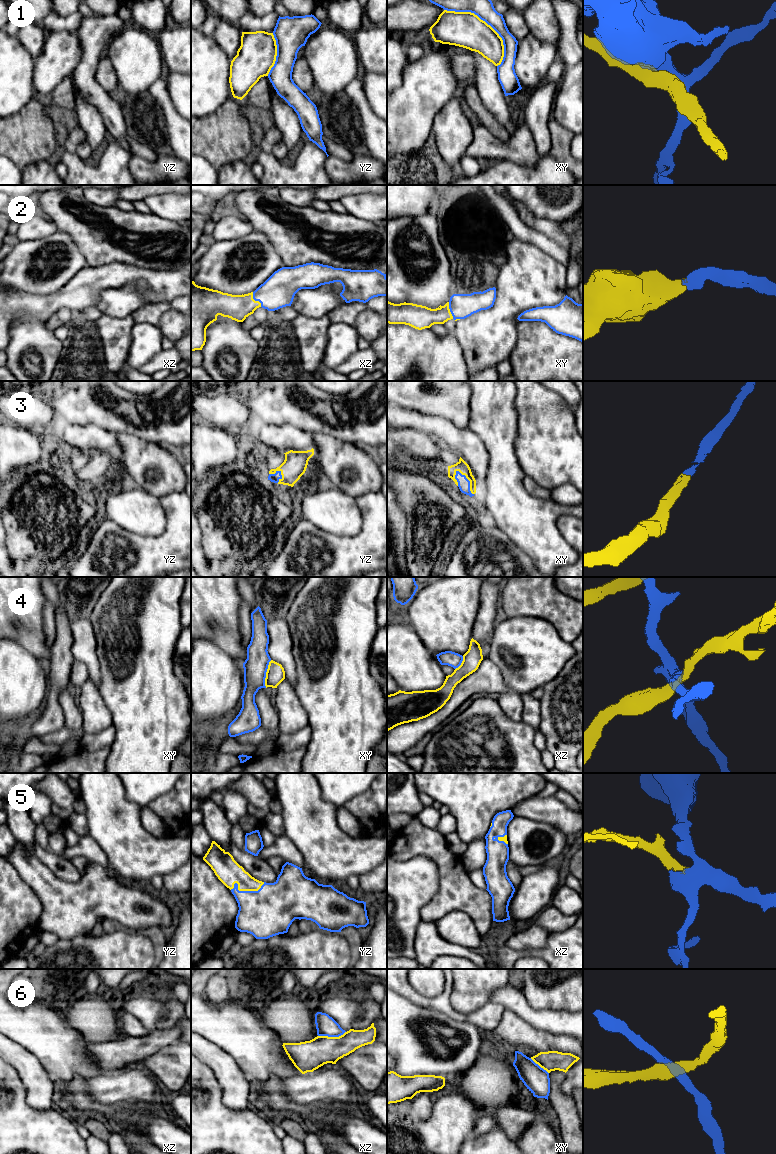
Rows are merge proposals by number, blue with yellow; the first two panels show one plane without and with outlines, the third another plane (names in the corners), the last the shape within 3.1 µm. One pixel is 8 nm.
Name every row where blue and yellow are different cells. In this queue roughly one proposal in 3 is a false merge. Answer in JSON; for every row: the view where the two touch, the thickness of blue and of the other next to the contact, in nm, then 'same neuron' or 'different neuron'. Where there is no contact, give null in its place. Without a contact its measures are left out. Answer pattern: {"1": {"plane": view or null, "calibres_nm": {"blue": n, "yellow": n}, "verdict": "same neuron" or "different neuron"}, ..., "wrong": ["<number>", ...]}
{"1": {"plane": "xy", "calibres_nm": {"blue": 160, "yellow": 280}, "verdict": "different neuron"}, "2": {"plane": "xz", "calibres_nm": {"blue": 260, "yellow": 200}, "verdict": "same neuron"}, "3": {"plane": "xy", "calibres_nm": {"blue": 100, "yellow": 90}, "verdict": "same neuron"}, "4": {"plane": "xy", "calibres_nm": {"blue": 190, "yellow": 150}, "verdict": "different neuron"}, "5": {"plane": "yz", "calibres_nm": {"blue": 380, "yellow": 200}, "verdict": "same neuron"}, "6": {"plane": "xz", "calibres_nm": {"blue": 160, "yellow": 240}, "verdict": "different neuron"}, "wrong": ["1", "4", "6"]}

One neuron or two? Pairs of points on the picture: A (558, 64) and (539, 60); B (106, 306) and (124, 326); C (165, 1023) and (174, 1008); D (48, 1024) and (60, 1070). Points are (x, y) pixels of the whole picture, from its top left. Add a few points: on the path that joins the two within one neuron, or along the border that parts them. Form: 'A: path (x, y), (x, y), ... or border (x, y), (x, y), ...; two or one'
A: border (557, 56), (545, 78); two
B: border (103, 313), (117, 317), (131, 315); two
C: path (169, 1019), (174, 1012); one
D: path (48, 1035), (60, 1049), (60, 1059); one

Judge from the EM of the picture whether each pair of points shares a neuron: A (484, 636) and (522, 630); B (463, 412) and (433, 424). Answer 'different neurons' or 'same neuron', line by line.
A: different neurons
B: different neurons

